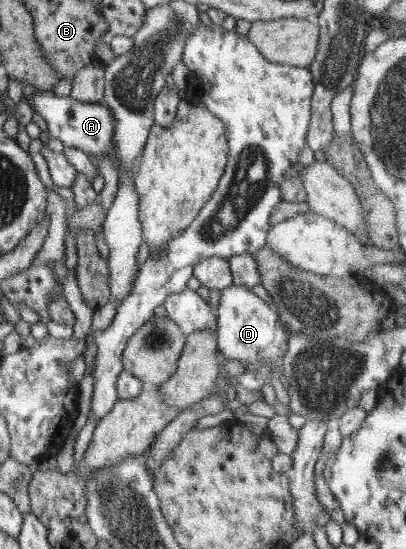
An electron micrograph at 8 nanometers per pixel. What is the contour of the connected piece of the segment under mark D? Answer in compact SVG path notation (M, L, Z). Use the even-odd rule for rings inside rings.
M232 285L221 290L217 305L217 333L215 335L218 352L228 361L242 363L246 371L262 373L266 381L273 378L273 372L280 368L283 373L282 358L288 351L288 341L284 325L279 315L269 303L243 285Z

